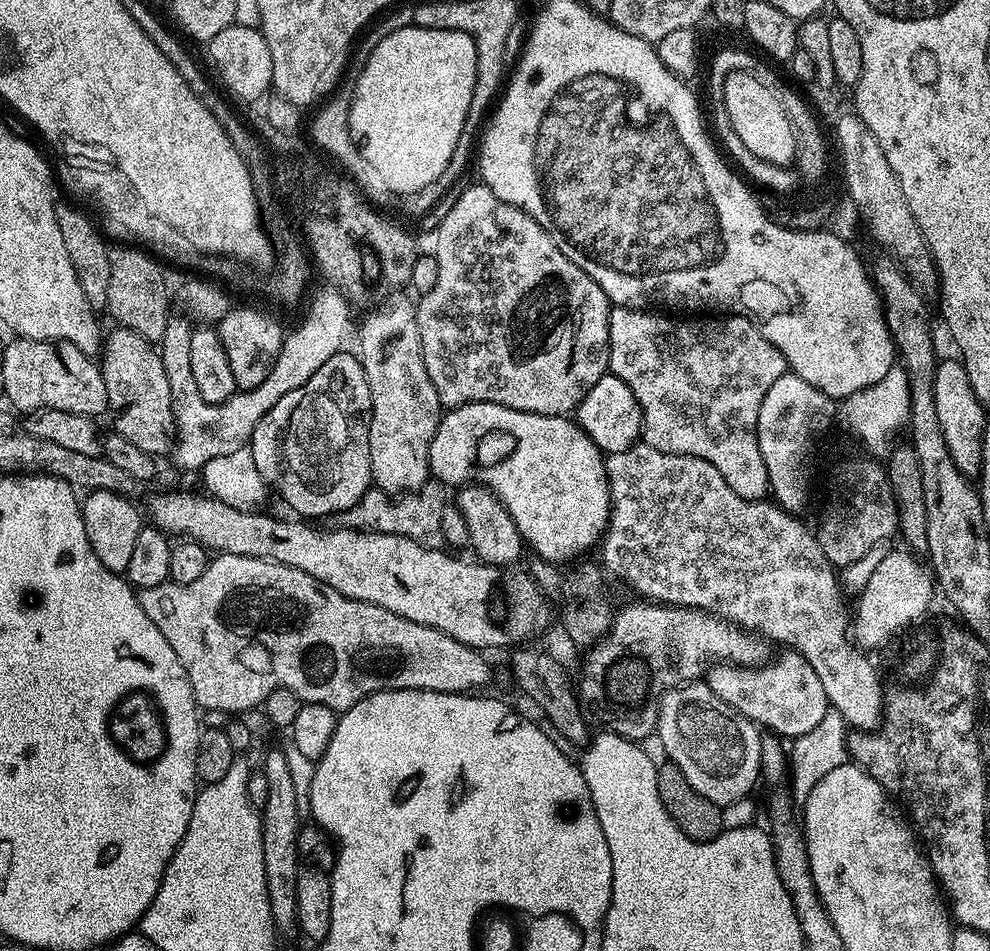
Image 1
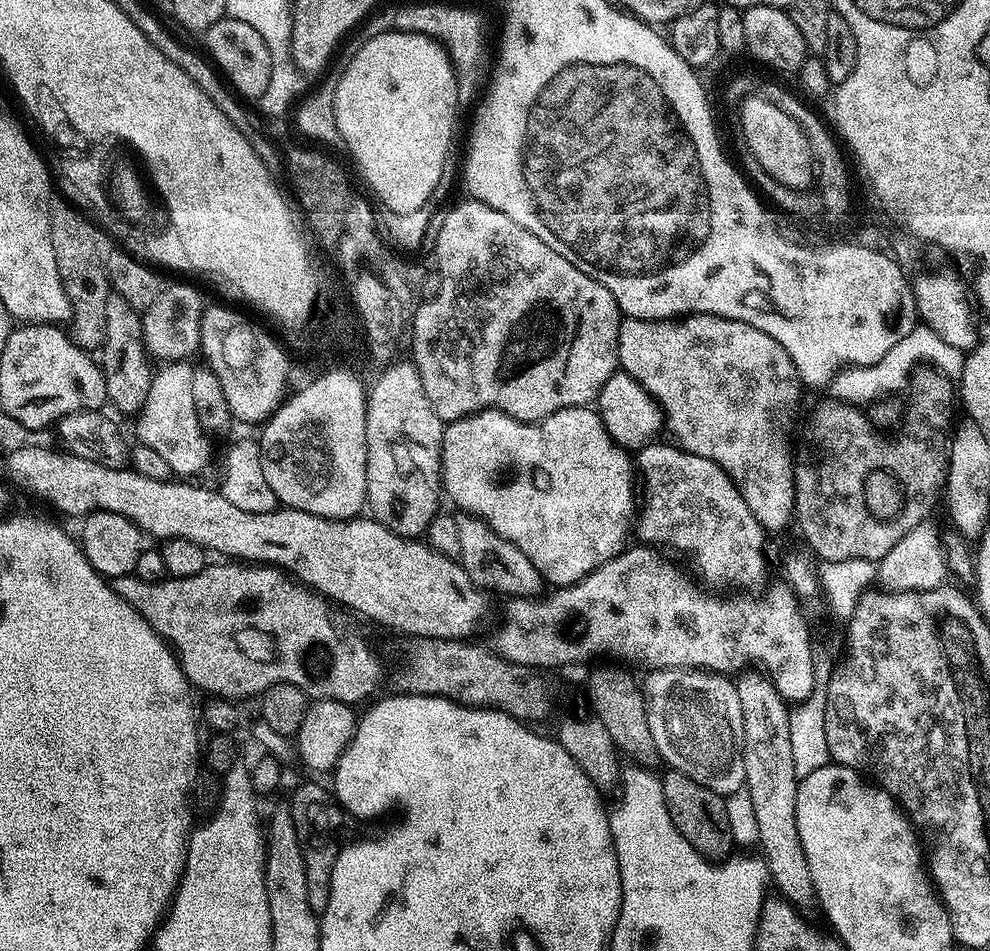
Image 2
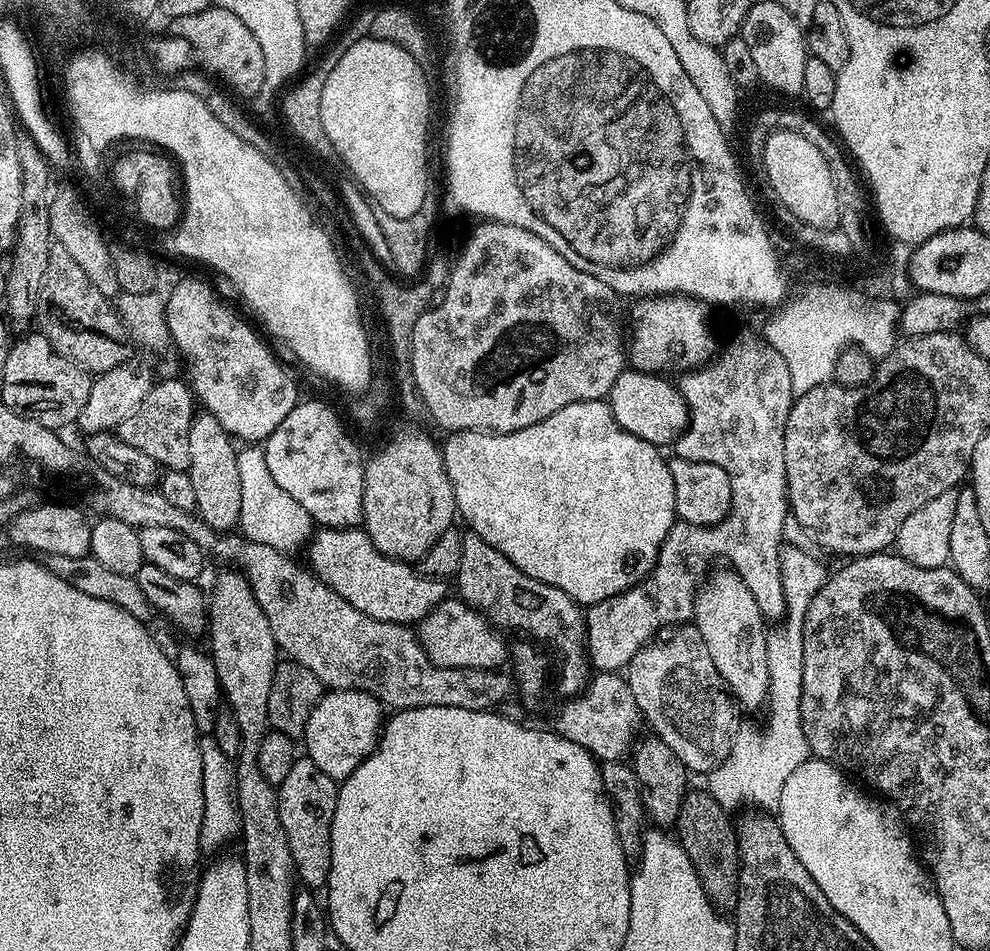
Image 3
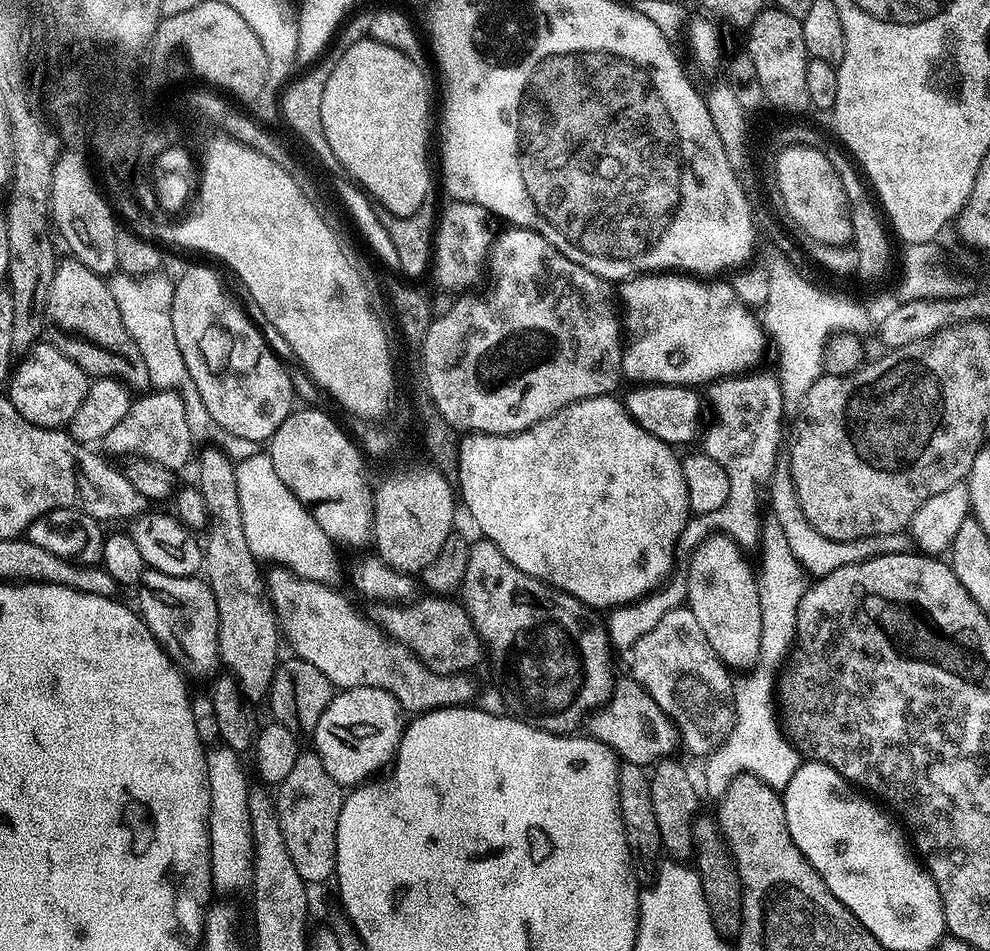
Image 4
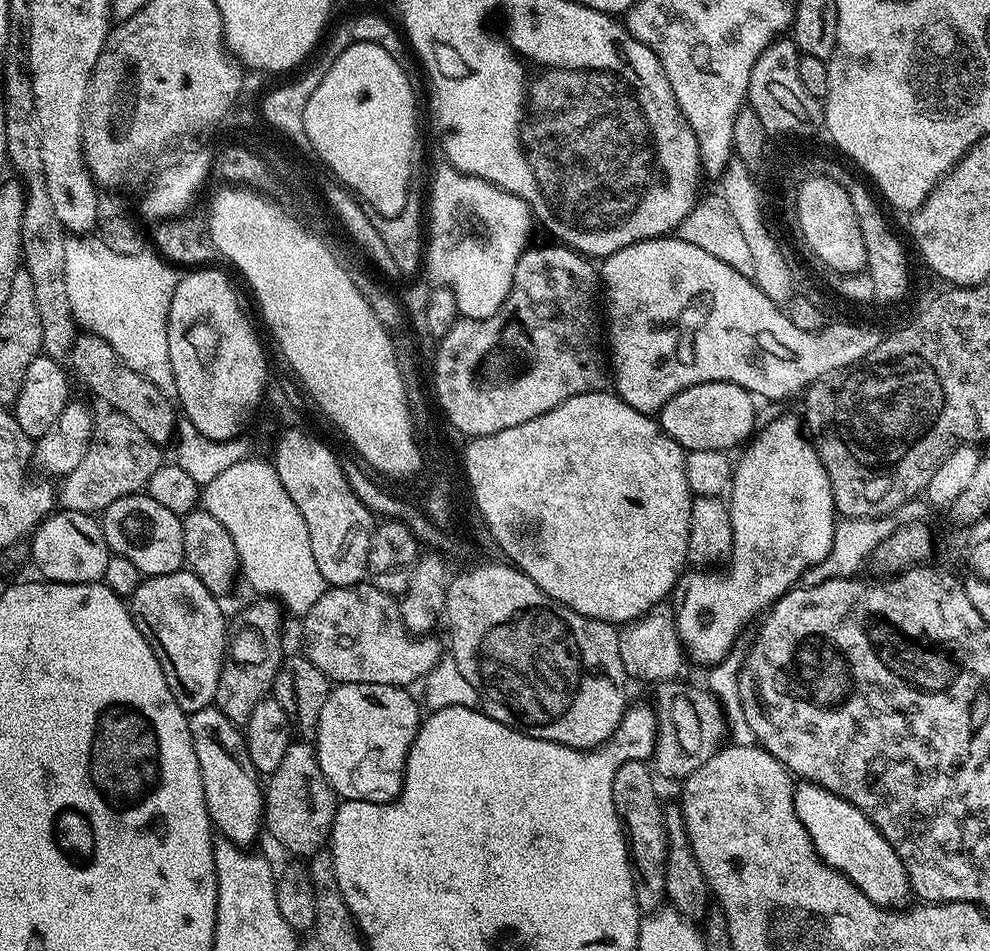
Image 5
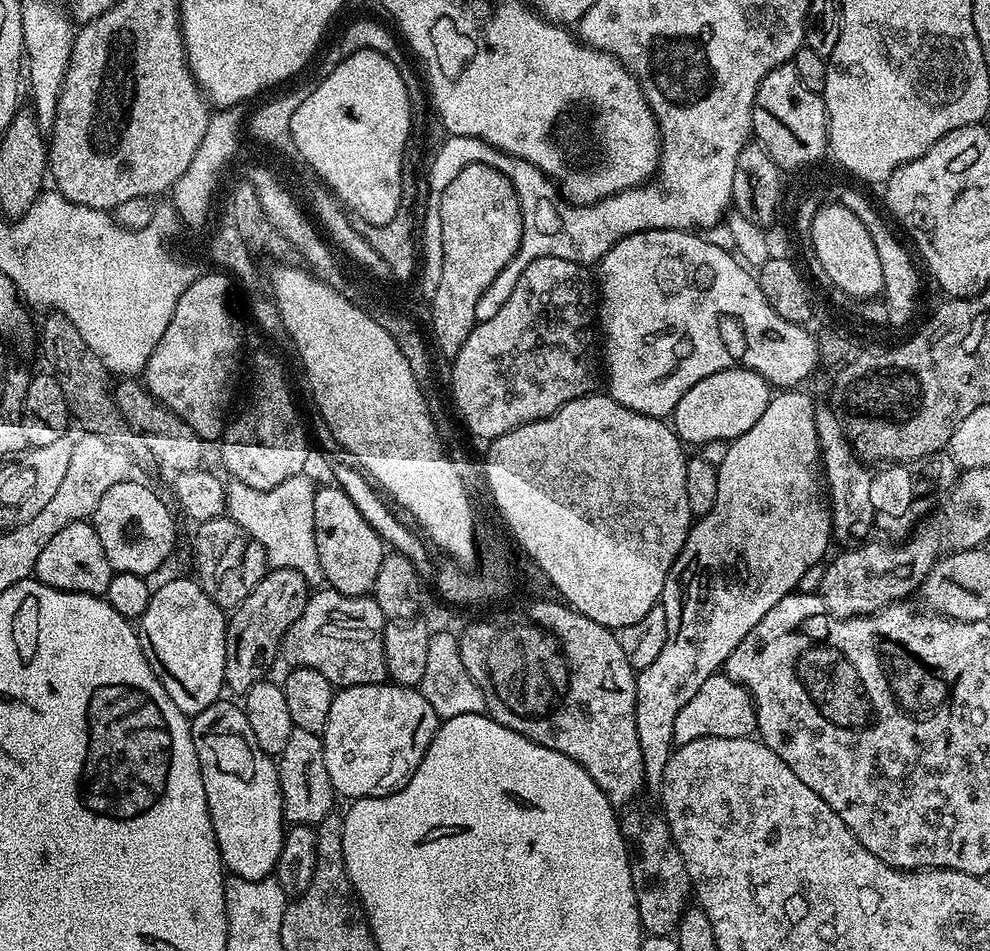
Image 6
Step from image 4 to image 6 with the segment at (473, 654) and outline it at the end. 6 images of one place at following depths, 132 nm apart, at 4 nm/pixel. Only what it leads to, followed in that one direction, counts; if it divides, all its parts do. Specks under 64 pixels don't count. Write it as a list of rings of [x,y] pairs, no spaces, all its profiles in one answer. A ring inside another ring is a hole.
[[[324,586],[319,590],[313,591],[309,595],[306,602],[306,610],[302,610],[300,617],[290,626],[290,630],[286,630],[284,642],[282,645],[282,656],[289,660],[289,665],[297,668],[309,668],[310,670],[318,670],[318,674],[323,674],[328,681],[337,689],[353,688],[359,684],[383,684],[388,680],[388,671],[386,670],[386,658],[384,657],[384,626],[386,617],[382,614],[382,610],[378,606],[378,602],[371,595],[367,596],[347,596],[341,592],[336,592],[332,588]]]

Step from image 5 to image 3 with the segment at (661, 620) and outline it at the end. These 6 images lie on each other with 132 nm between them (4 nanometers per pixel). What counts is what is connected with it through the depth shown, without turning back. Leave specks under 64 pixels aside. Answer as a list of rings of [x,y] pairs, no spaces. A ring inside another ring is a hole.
[[[680,626],[673,632],[676,632],[673,636],[649,642],[641,652],[634,654],[626,669],[628,689],[640,708],[641,717],[646,724],[648,720],[649,726],[652,727],[649,729],[680,756],[685,767],[693,773],[696,771],[709,774],[727,759],[732,745],[738,739],[738,705],[729,692],[728,685],[724,683],[722,674],[718,674],[718,666],[714,666],[714,658],[710,658],[710,650],[706,650],[706,642],[702,642],[702,634],[697,628]]]

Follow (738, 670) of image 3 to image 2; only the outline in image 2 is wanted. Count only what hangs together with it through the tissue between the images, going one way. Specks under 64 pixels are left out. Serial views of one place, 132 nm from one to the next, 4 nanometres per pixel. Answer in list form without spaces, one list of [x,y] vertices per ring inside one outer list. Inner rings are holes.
[[[767,675],[744,676],[735,681],[738,690],[738,702],[742,702],[742,726],[744,727],[744,787],[754,804],[755,821],[758,822],[758,848],[761,848],[762,859],[768,866],[771,883],[789,903],[794,903],[802,910],[813,907],[816,900],[814,878],[810,878],[810,866],[806,862],[806,850],[802,850],[802,838],[798,838],[798,818],[796,803],[800,780],[794,770],[794,749],[790,747],[790,708],[778,694]]]

